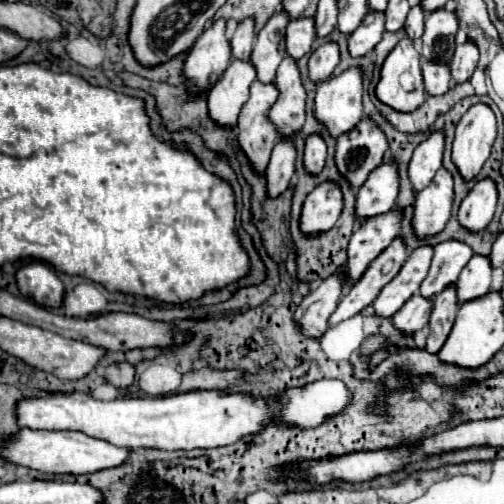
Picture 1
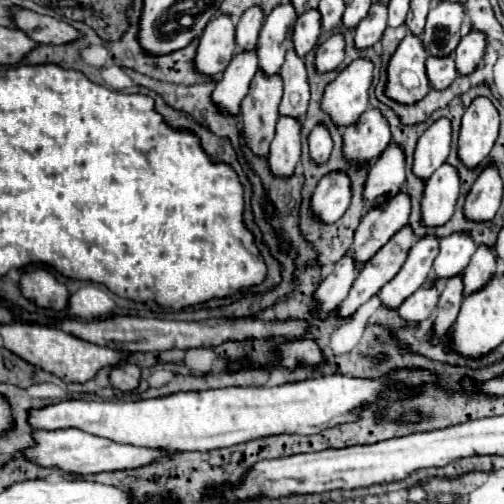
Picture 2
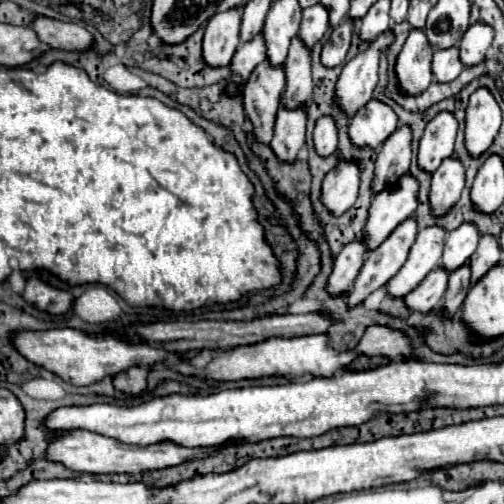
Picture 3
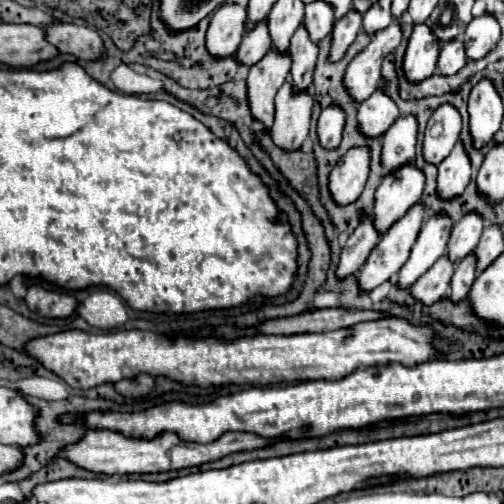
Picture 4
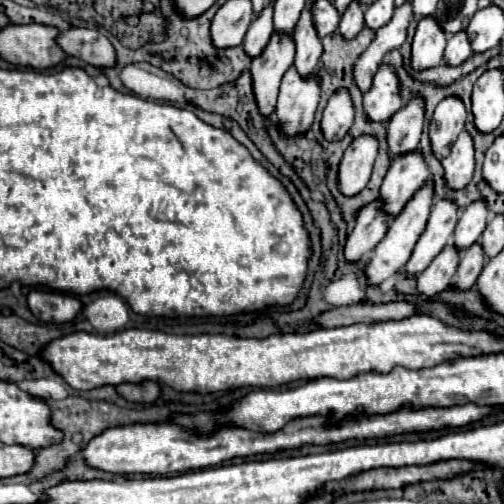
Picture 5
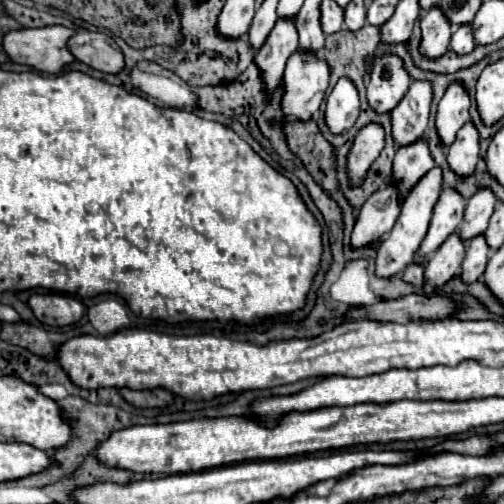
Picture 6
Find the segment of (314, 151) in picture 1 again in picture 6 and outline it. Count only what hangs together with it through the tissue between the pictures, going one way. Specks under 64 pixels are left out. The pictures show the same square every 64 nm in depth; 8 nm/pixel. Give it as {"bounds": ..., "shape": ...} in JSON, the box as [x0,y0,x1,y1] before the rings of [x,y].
{"bounds":[326,78,360,134],"shape":[[[340,78],[326,100],[326,122],[334,134],[346,132],[354,126],[360,114],[360,96],[350,78]]]}

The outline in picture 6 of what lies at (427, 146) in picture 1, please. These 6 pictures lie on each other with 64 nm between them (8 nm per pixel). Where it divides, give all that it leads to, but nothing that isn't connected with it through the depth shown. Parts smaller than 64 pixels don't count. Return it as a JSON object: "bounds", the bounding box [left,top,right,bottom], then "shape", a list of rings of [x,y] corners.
{"bounds":[436,82,470,146],"shape":[[[452,82],[446,94],[442,96],[436,114],[436,128],[444,146],[450,146],[452,140],[456,138],[456,132],[470,120],[468,110],[470,110],[468,90],[460,82]]]}

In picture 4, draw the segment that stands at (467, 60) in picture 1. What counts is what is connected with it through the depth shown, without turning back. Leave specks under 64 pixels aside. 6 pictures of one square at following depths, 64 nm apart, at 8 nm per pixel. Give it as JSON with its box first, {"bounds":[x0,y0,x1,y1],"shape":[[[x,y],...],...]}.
{"bounds":[464,12,500,60],"shape":[[[484,12],[482,16],[474,18],[464,34],[464,44],[466,44],[466,56],[470,60],[480,60],[484,58],[500,40],[500,22],[494,14]]]}

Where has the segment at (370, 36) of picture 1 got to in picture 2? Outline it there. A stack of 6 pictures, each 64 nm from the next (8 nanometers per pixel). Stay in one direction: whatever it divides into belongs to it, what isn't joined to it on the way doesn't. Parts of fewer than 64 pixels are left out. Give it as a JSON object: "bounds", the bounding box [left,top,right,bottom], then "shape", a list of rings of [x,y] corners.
{"bounds":[354,2,386,48],"shape":[[[374,2],[368,16],[356,26],[354,30],[354,42],[356,42],[356,48],[368,48],[368,46],[374,46],[384,30],[386,30],[386,4],[380,4],[380,2]]]}

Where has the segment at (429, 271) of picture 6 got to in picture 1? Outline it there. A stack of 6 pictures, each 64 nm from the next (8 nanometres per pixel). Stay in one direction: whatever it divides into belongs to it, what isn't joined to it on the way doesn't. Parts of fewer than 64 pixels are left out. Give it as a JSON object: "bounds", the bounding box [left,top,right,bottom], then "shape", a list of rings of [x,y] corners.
{"bounds":[394,294,434,336],"shape":[[[414,294],[394,316],[394,326],[406,334],[406,336],[414,336],[416,330],[420,330],[432,314],[432,306],[434,300],[432,298],[424,298],[420,294]]]}

